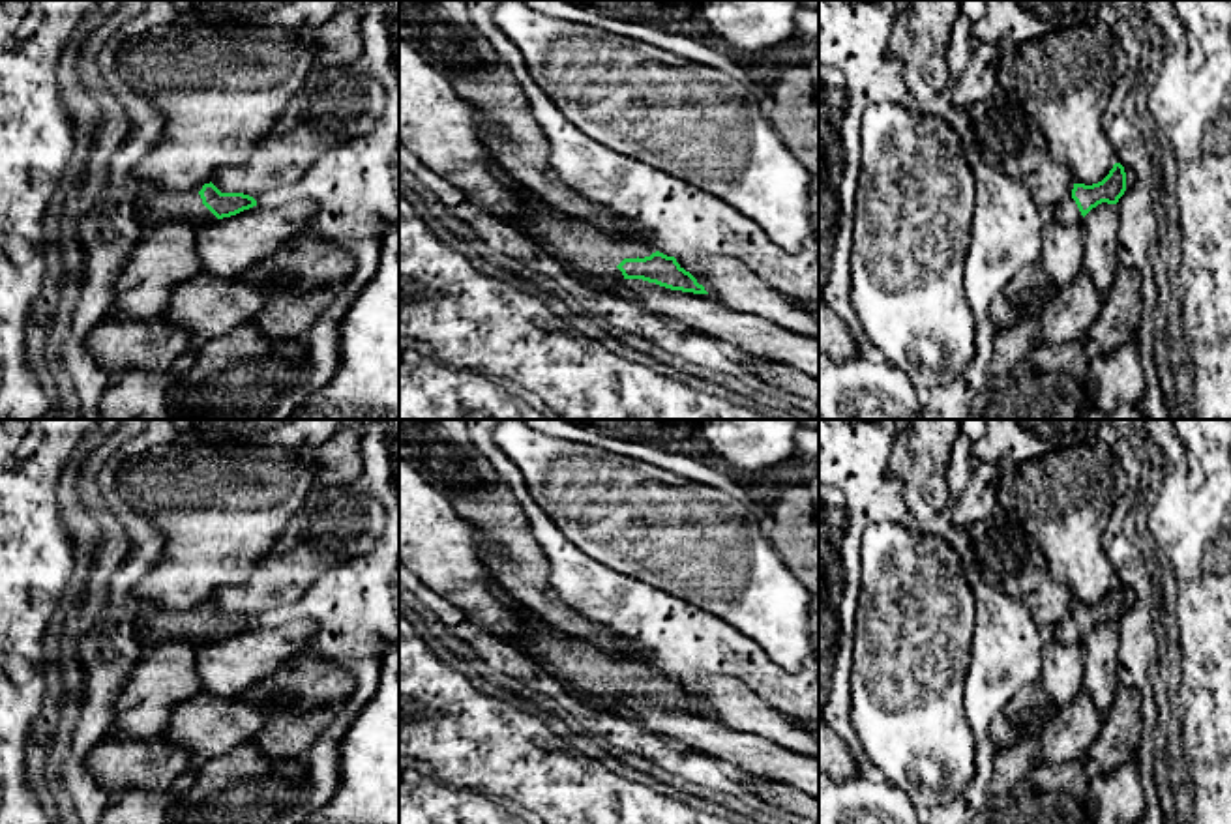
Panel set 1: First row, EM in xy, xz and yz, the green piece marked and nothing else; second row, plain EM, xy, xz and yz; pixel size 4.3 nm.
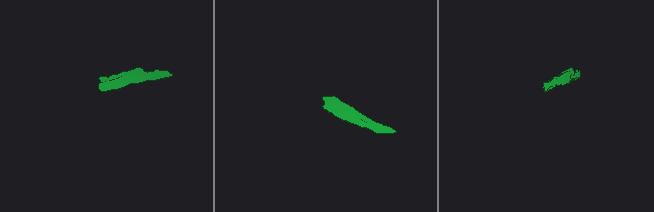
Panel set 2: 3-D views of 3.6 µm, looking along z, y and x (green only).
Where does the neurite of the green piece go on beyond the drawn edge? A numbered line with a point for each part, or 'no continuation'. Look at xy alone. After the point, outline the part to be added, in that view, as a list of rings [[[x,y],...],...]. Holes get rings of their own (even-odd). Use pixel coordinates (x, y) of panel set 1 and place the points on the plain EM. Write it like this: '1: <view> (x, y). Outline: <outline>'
1: xy (154, 628). Outline: [[[148,612],[137,625],[137,640],[144,652],[159,642],[187,640],[200,646],[215,639],[217,637],[202,624],[199,612]]]

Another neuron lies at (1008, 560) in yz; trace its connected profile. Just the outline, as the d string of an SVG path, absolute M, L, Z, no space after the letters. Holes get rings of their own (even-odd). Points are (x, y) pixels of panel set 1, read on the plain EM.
M997 509L971 528L971 539L986 582L1017 599L1046 637L1072 616L1072 592L1049 575L1042 551L1017 519Z

